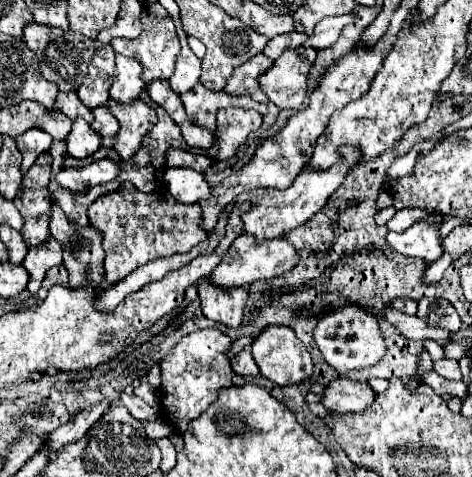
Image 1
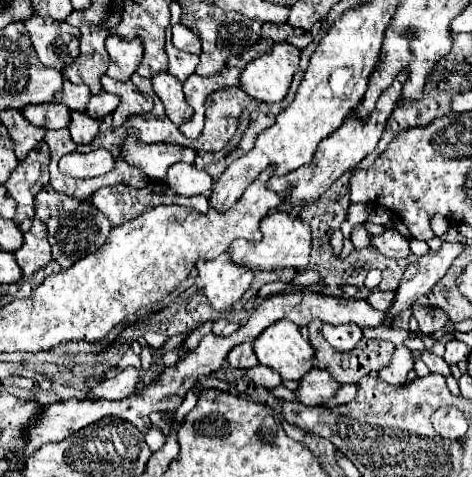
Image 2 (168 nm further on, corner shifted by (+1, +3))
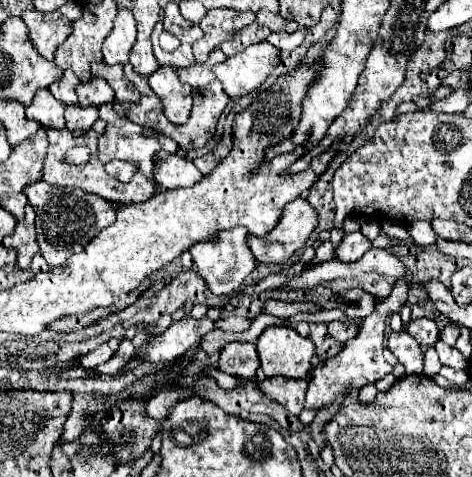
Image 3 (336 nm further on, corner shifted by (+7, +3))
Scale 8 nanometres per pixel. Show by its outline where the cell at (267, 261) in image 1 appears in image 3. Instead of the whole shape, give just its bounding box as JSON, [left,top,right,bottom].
[248,197,318,265]

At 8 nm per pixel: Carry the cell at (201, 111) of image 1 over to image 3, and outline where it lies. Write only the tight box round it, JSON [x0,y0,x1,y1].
[180,49,226,87]

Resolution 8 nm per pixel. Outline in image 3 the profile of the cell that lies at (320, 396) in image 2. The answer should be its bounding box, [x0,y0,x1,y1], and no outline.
[256,377,310,415]

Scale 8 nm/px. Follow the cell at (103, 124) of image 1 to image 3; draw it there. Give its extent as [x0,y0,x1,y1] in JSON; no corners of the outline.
[76,77,114,107]

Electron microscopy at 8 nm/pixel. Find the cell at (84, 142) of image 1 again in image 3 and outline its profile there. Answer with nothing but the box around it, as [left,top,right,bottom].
[66,105,98,137]

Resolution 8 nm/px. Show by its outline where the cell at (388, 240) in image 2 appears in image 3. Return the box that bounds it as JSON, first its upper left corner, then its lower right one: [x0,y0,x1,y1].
[334,231,372,261]

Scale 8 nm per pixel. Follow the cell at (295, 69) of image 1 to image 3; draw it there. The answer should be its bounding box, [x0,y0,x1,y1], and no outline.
[214,41,280,99]

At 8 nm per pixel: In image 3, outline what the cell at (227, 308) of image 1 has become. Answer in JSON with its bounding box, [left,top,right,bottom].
[190,227,256,295]

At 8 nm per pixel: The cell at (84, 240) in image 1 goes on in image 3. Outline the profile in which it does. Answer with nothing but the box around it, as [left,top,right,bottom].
[24,181,116,267]

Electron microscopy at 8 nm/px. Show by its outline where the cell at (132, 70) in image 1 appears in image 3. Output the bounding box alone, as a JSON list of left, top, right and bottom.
[102,7,136,65]

